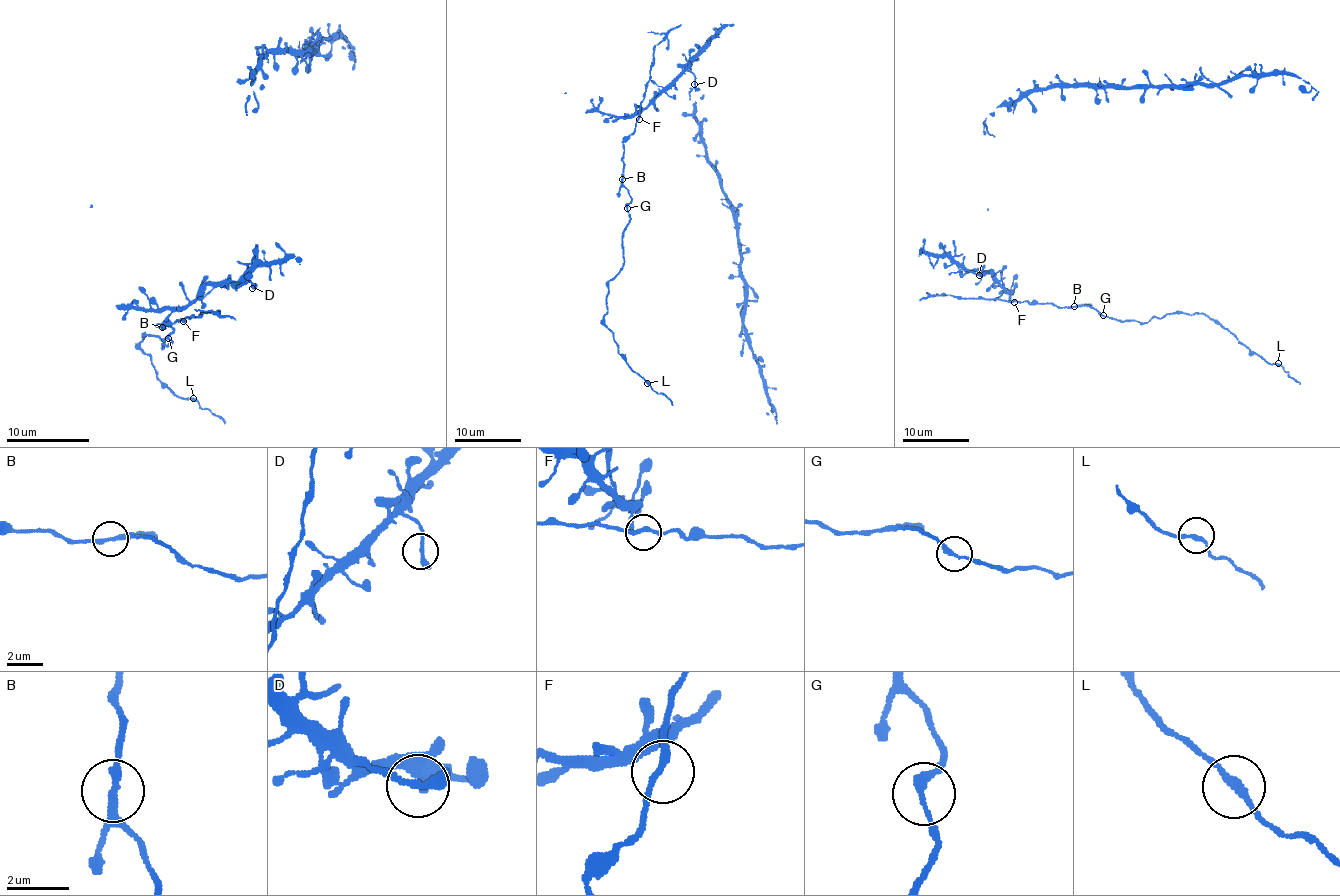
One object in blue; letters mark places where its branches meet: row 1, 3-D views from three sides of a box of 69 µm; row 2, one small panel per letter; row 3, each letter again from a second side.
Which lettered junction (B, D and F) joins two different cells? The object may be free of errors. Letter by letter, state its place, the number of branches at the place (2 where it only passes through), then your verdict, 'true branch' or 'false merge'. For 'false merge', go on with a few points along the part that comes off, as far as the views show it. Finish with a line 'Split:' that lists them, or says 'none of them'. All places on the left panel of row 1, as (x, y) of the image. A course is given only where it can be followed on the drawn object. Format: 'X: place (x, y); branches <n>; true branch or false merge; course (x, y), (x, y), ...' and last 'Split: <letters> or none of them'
B: place (162, 327); branches 3; true branch
D: place (252, 288); branches 2; true branch
F: place (183, 321); branches 2; true branch
Split: none of them

